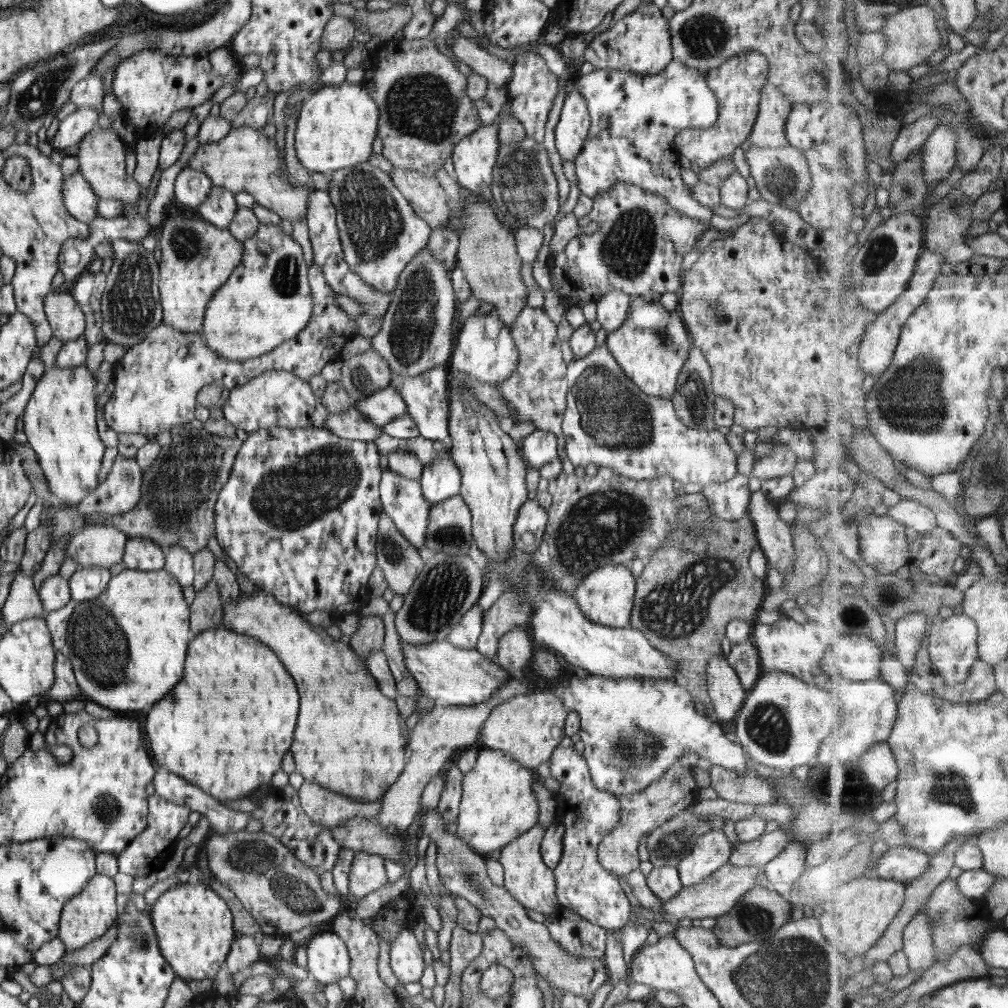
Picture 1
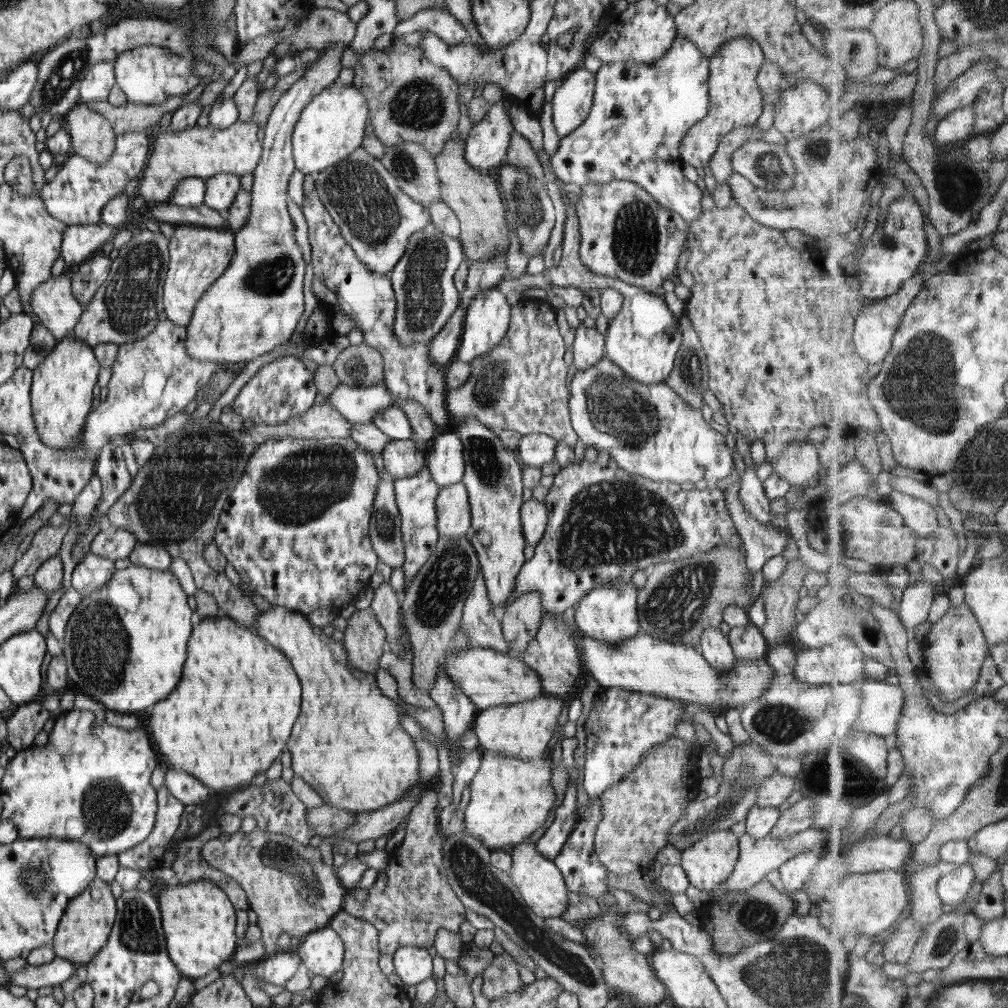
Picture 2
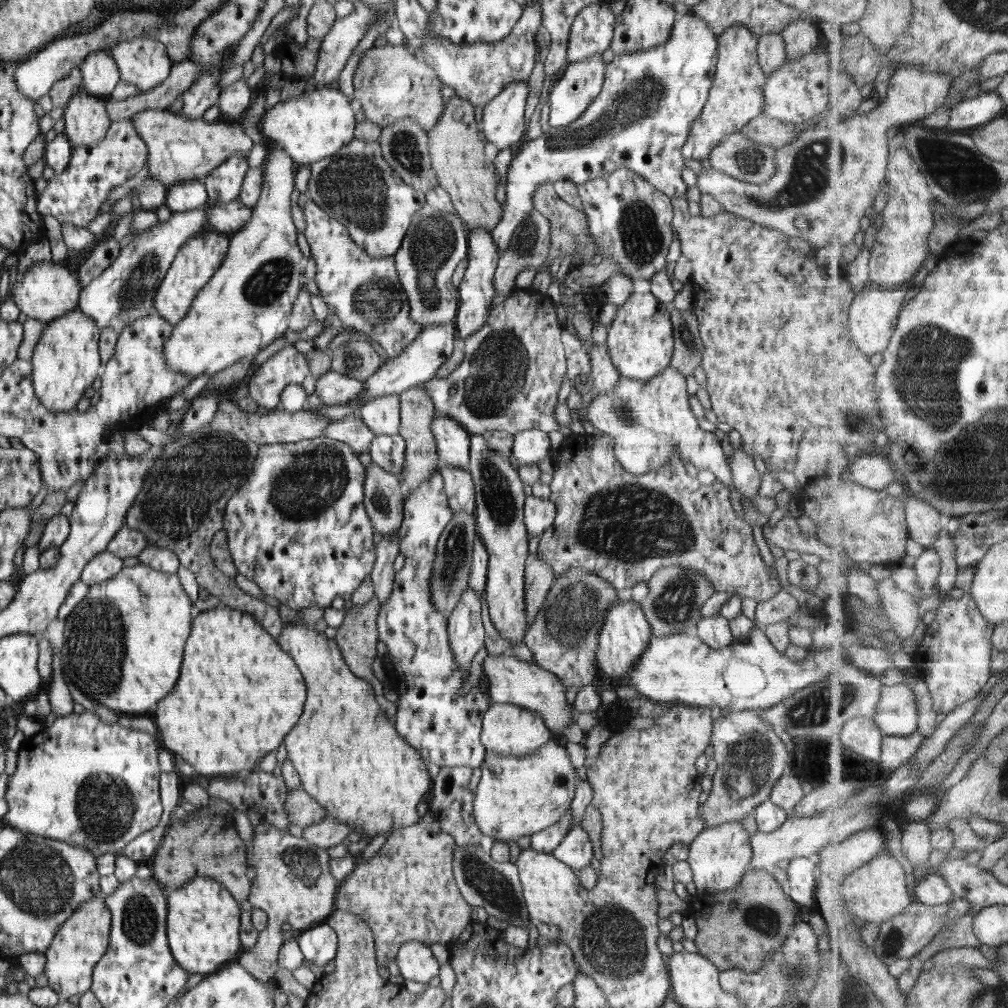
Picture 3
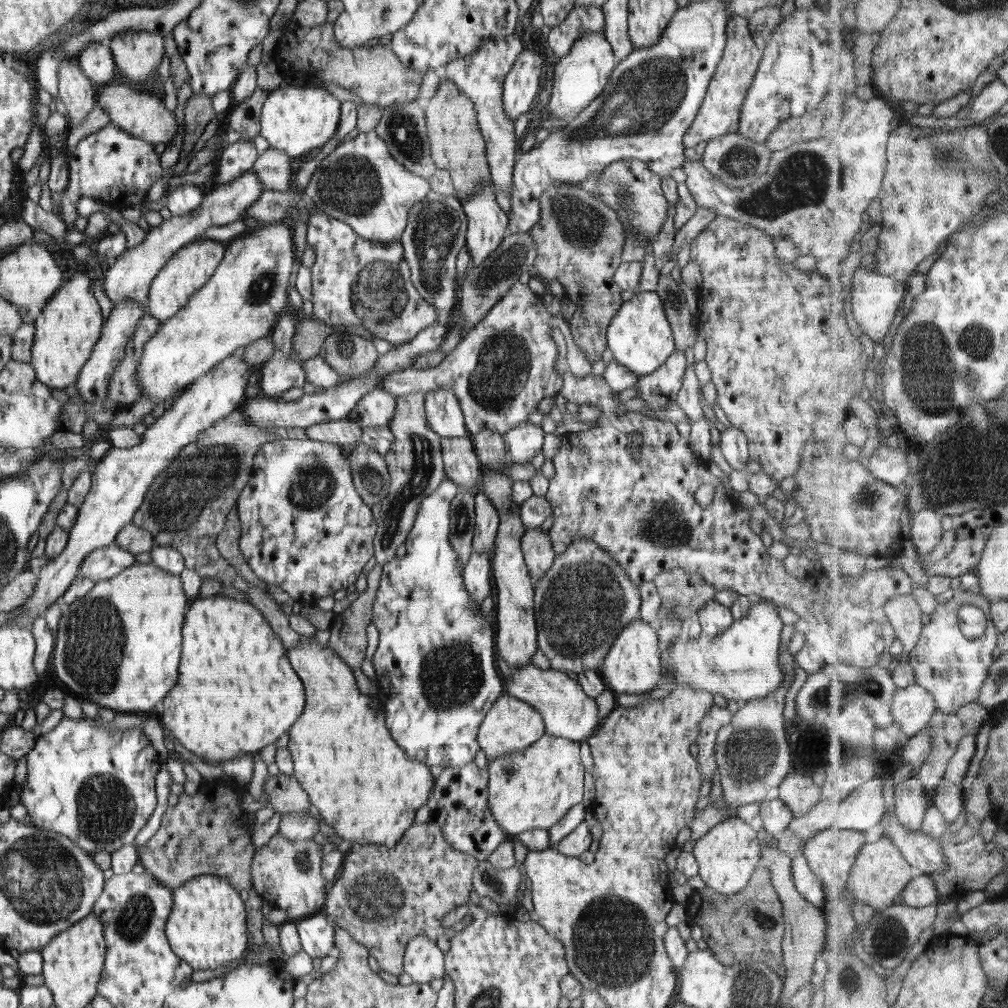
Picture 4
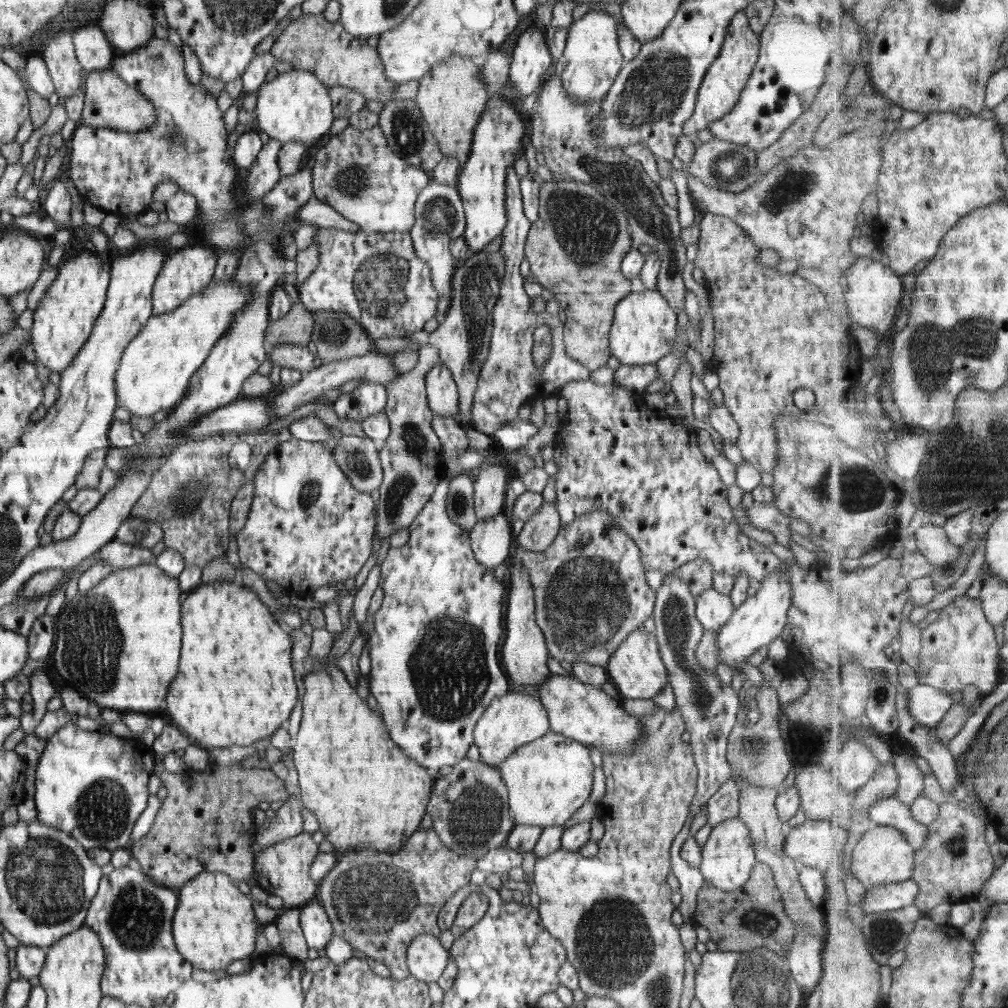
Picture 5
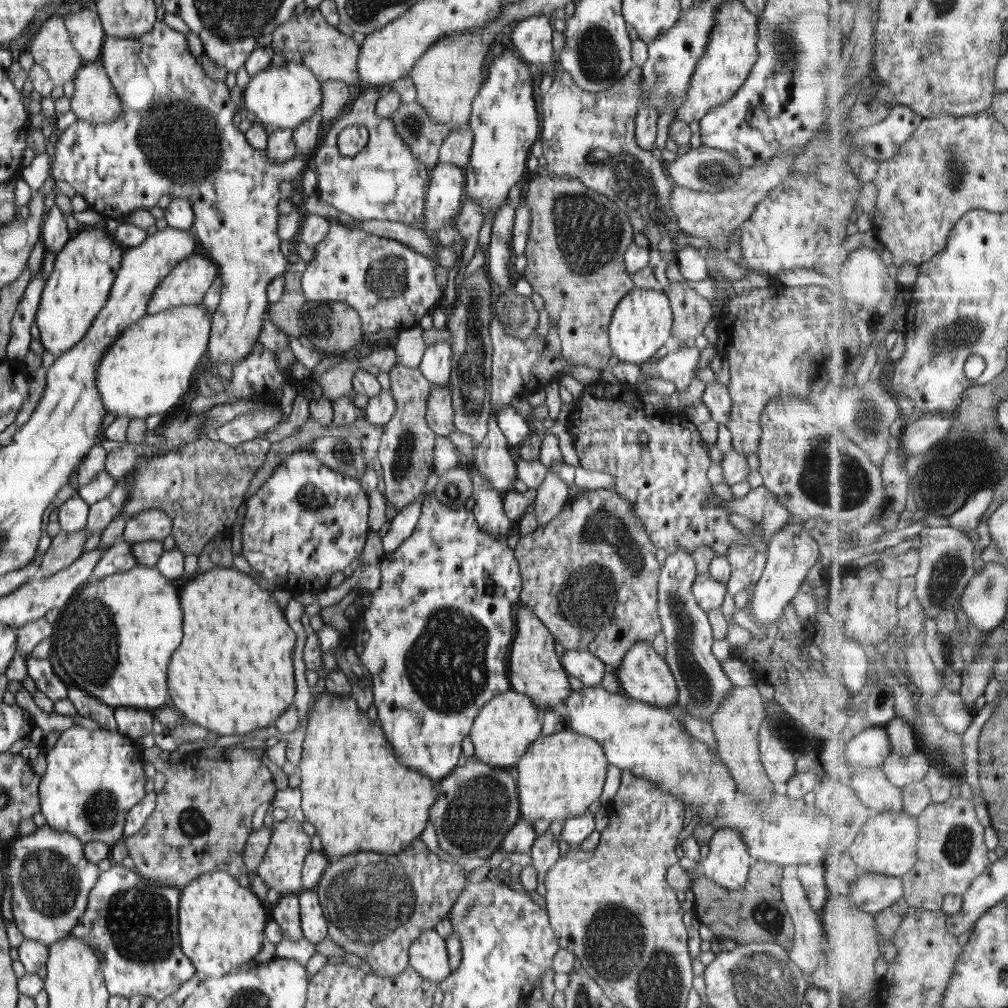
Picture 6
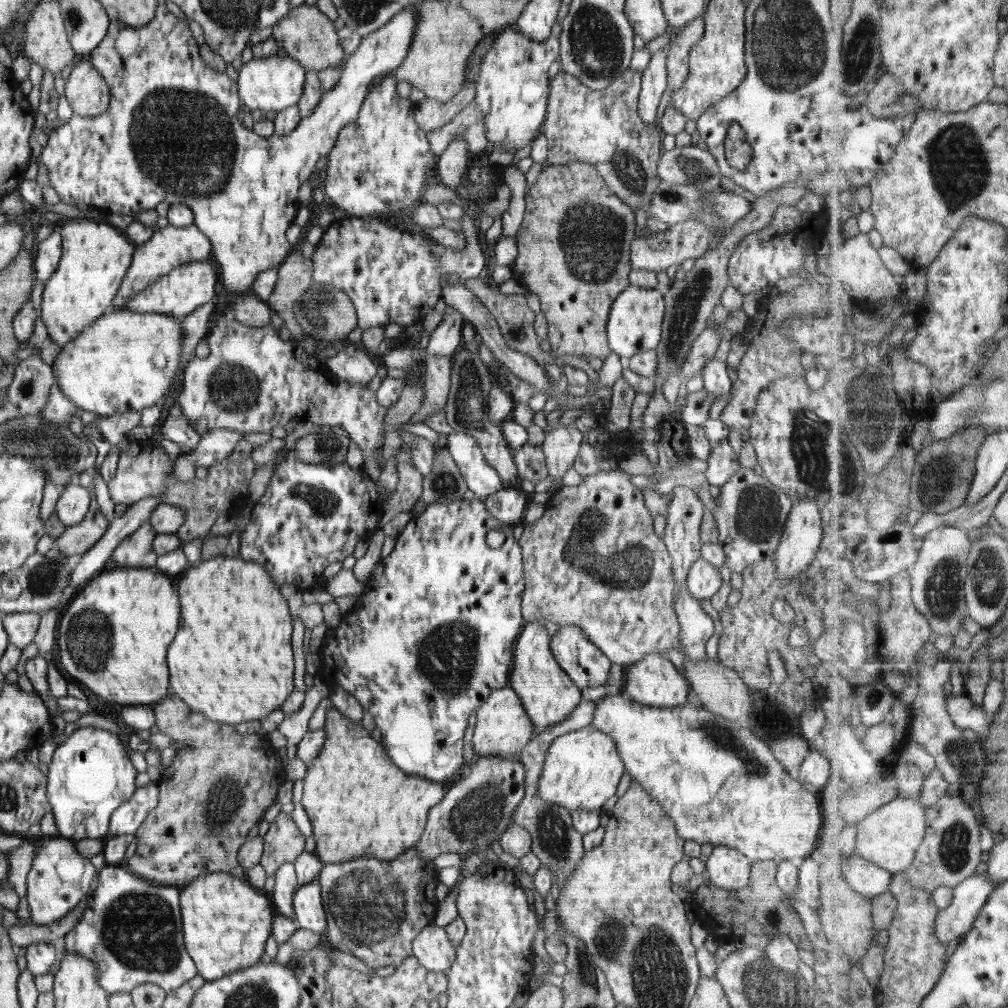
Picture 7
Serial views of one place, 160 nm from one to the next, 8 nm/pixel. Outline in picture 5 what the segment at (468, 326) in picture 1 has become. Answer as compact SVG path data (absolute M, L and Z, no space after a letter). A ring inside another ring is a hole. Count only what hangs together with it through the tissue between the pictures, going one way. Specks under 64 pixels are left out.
M497 98L489 100L485 111L476 125L468 161L464 164L457 179L457 190L462 200L466 227L463 238L468 242L471 253L480 253L484 246L504 231L506 218L506 174L521 158L522 134L526 125L512 107L515 101Z

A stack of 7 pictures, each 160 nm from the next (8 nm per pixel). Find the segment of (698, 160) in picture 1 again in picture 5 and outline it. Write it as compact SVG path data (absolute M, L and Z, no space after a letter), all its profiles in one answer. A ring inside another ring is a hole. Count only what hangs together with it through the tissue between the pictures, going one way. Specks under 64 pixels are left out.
M744 10L737 12L728 25L727 35L718 58L704 75L698 89L694 112L683 124L683 134L695 135L698 130L709 128L710 124L724 118L736 106L742 89L746 86L759 59L759 47L759 34L750 28L747 14Z

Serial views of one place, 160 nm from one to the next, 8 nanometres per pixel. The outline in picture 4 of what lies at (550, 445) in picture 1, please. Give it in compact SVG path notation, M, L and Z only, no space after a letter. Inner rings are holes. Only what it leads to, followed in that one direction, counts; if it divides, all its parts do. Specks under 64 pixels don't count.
M524 422L506 432L502 438L506 441L508 455L514 463L530 463L542 450L545 433L542 427Z

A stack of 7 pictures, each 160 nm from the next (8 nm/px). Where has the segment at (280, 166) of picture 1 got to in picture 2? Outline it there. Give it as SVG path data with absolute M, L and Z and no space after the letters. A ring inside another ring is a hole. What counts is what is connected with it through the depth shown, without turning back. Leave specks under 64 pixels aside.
M240 120L231 124L228 128L214 129L209 125L206 127L195 125L180 131L172 130L171 127L169 127L165 132L160 133L158 139L156 139L156 137L159 126L151 129L149 133L152 140L152 146L150 148L147 164L138 182L140 196L146 201L162 203L164 201L170 201L176 186L186 178L200 178L206 180L220 174L230 175L230 172L232 172L234 176L241 178L244 174L248 174L248 172L253 173L262 154L263 143L258 140L259 128L259 124L254 121L246 122Z

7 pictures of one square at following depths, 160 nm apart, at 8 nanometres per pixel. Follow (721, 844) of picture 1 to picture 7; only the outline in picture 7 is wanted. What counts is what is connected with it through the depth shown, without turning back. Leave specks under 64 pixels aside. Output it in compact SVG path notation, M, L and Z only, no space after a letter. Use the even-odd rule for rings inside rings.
M718 845L705 858L710 882L722 889L739 889L749 883L753 859L739 850Z

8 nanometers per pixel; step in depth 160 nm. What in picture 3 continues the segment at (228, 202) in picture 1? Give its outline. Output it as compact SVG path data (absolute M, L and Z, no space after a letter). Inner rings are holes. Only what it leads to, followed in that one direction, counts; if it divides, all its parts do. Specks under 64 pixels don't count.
M234 154L214 168L206 179L201 180L208 199L228 203L239 197L243 180L249 170L247 157L246 154Z

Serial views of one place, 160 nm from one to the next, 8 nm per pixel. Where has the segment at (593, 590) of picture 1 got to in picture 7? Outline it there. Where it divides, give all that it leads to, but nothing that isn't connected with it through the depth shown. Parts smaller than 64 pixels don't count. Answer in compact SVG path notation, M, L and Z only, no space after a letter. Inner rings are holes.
M646 654L642 660L626 666L622 694L636 703L656 708L676 708L688 703L688 684L678 669L658 654Z

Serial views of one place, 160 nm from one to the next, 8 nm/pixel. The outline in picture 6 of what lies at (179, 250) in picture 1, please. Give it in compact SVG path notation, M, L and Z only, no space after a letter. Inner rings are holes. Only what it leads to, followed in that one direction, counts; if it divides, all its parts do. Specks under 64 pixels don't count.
M198 254L183 258L176 265L176 268L173 268L171 273L165 276L160 285L154 290L150 301L148 301L147 314L151 315L152 313L162 312L170 307L200 304L206 297L217 275L217 266L212 260Z

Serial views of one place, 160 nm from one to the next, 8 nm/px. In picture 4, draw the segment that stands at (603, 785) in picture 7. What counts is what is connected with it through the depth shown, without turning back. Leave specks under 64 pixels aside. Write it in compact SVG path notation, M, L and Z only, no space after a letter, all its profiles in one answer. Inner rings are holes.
M545 733L540 740L522 751L489 761L488 808L494 820L507 834L518 835L534 828L549 829L584 798L584 773L585 768L580 757L580 742Z

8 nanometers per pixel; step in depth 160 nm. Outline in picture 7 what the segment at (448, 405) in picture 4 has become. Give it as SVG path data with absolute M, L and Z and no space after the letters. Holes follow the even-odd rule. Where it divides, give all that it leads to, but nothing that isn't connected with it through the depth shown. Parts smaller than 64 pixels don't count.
M455 308L446 309L442 323L431 332L424 353L427 356L452 356L462 345L464 322L466 320Z

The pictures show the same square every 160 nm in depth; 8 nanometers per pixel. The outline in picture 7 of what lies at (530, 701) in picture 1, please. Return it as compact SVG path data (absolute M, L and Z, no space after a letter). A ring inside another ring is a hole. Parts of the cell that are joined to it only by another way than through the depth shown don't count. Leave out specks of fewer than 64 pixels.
M510 686L493 691L477 709L477 714L473 734L476 757L518 758L524 746L532 740L535 726L526 714L520 698Z

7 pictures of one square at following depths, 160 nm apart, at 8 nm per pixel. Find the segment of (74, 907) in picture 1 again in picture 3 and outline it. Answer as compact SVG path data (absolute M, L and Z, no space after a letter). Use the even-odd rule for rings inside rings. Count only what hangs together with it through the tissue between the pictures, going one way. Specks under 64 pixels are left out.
M98 893L76 908L76 912L60 925L50 946L43 953L47 960L44 972L48 987L58 993L60 1001L88 992L92 986L93 968L107 951L112 914L103 897L102 893Z

